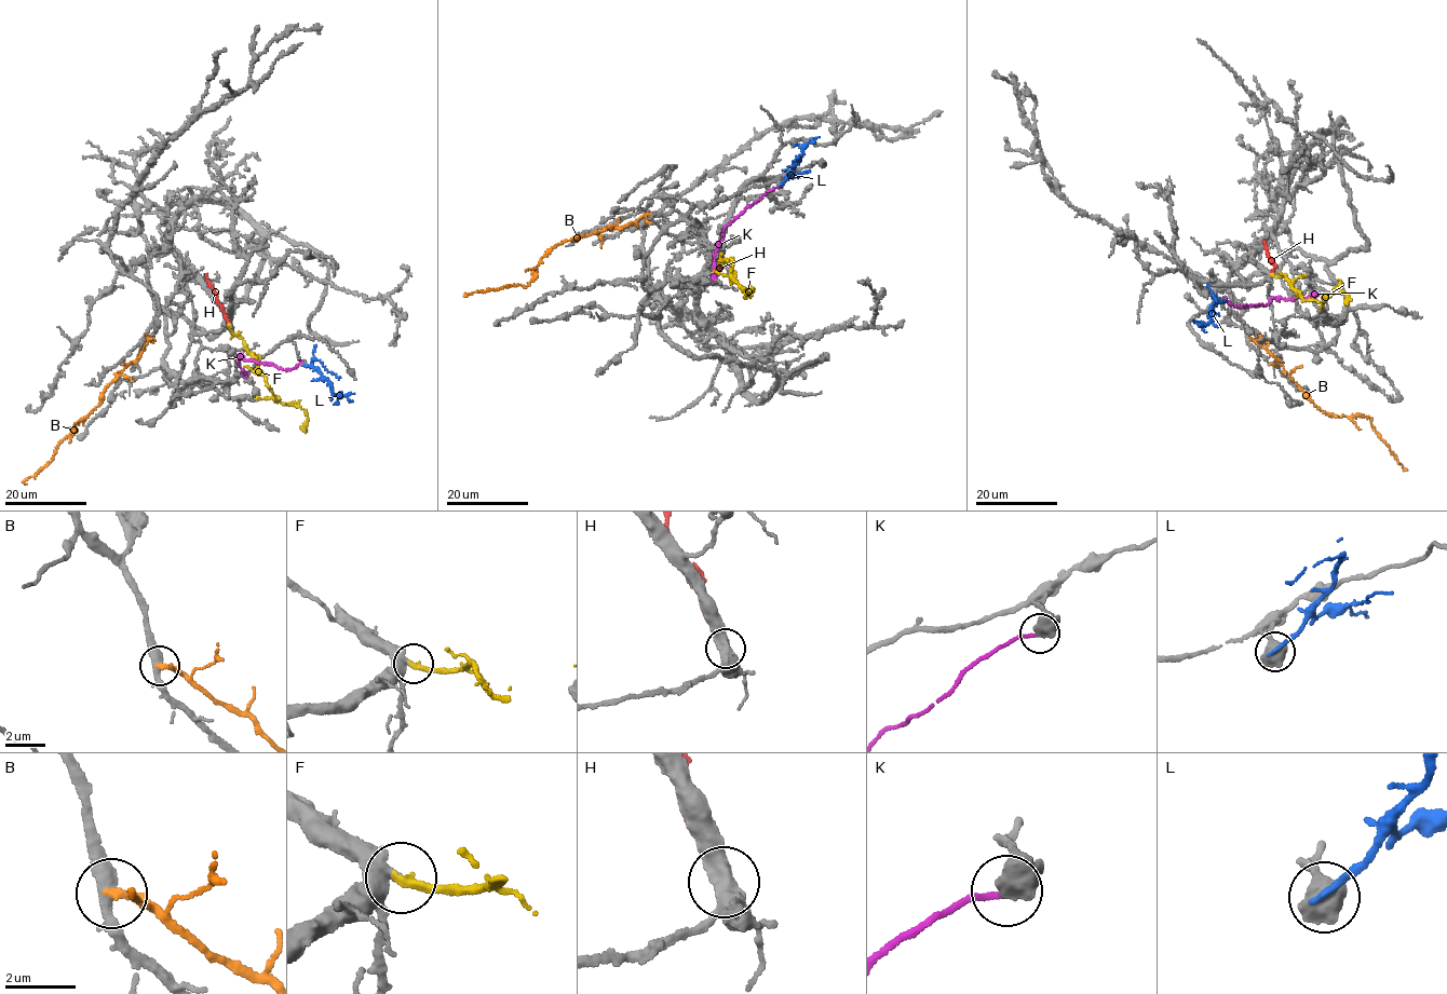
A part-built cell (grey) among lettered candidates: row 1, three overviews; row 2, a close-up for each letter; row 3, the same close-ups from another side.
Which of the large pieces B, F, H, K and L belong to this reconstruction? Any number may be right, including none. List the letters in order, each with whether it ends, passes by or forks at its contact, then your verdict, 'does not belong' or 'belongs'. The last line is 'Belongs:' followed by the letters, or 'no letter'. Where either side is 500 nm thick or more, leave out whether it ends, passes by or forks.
B: it ends | does not belong
F: it ends | belongs
H: does not belong
K: it ends | does not belong
L: does not belong
Belongs: F

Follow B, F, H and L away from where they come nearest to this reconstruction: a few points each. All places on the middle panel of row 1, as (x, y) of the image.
B: (647, 212), (626, 226), (556, 245), (542, 257), (536, 276), (525, 286), (517, 284), (467, 296)
F: (720, 254), (719, 260), (727, 262), (731, 259), (730, 274), (733, 281), (752, 290), (744, 288)
H: (721, 255), (718, 270)
L: (780, 185), (810, 140), (813, 141), (811, 144)

